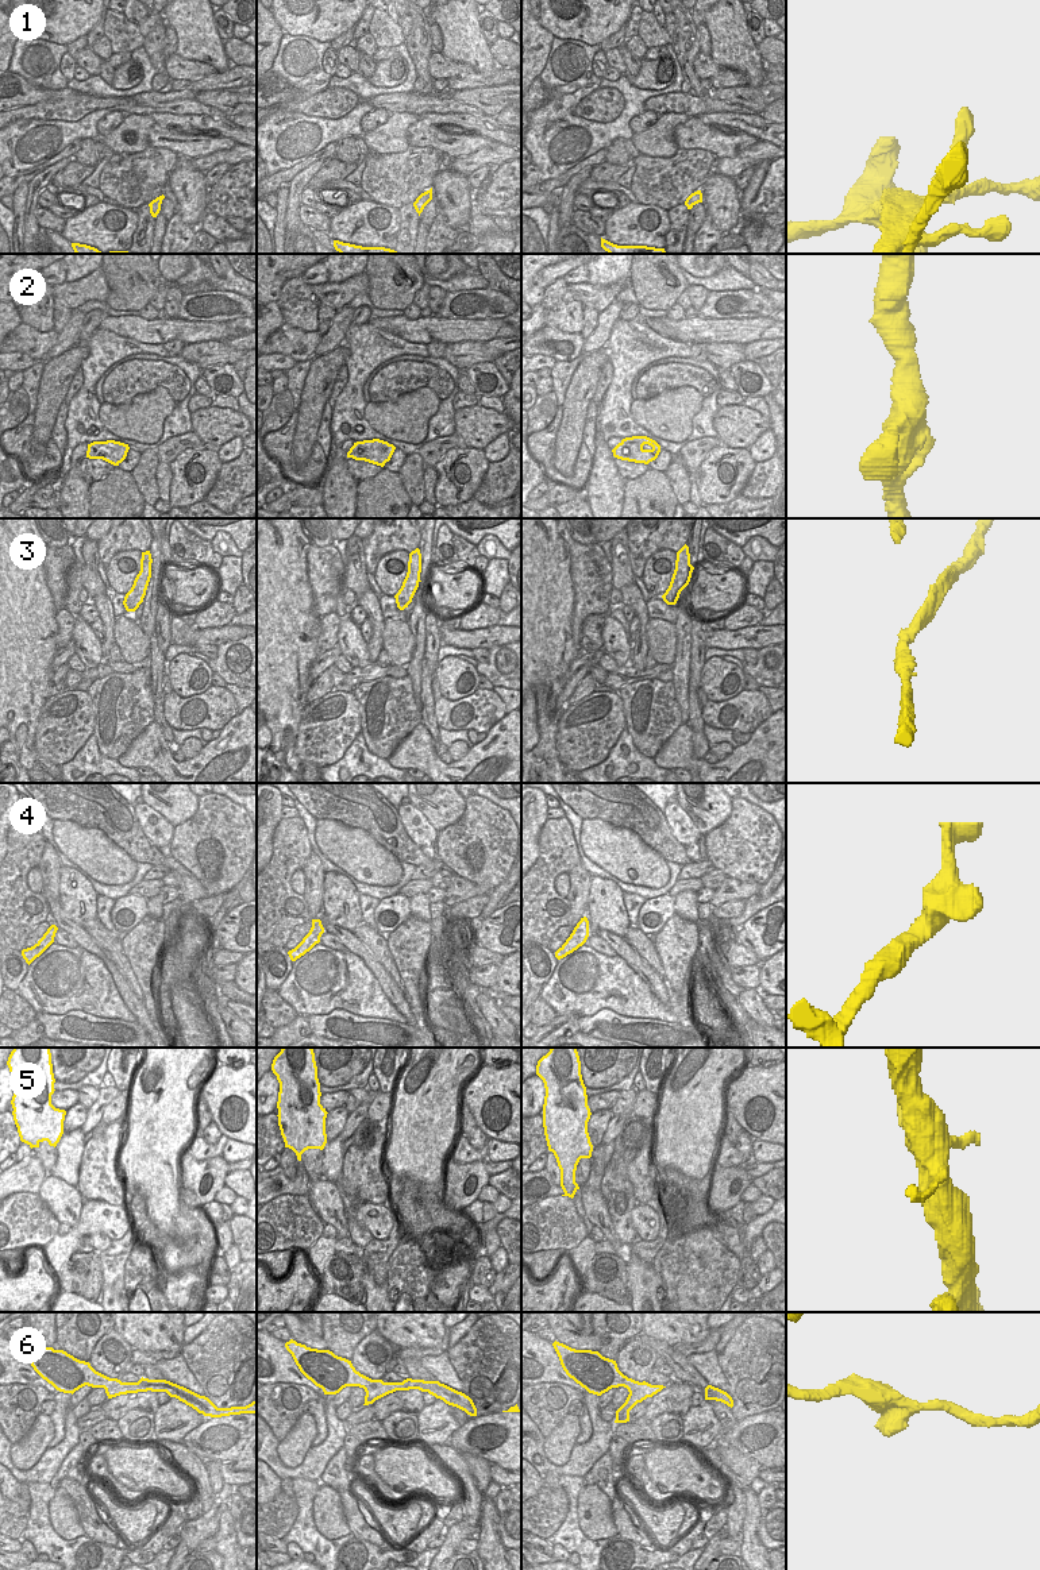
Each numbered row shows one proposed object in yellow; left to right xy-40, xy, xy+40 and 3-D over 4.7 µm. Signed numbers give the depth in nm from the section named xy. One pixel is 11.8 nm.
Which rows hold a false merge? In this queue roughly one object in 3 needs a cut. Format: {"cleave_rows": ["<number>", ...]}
{"cleave_rows": ["5"]}

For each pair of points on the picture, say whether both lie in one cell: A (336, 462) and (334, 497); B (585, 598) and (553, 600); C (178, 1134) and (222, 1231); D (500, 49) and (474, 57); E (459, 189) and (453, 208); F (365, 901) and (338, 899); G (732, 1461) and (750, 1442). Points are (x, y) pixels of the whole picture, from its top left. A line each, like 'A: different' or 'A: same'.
A: same
B: different
C: different
D: different
E: same
F: different
G: different

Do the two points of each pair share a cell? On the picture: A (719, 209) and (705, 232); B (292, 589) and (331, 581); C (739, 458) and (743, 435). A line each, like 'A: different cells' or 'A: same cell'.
A: different cells
B: different cells
C: different cells

